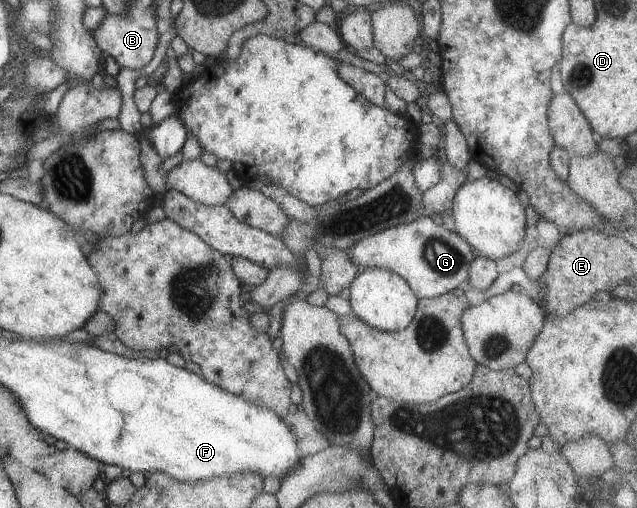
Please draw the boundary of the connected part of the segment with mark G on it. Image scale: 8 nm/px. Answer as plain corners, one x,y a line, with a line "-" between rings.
420,217
412,222
390,227
376,234
364,237
355,242
347,253
359,272
371,268
388,269
399,274
410,285
412,292
420,299
431,299
464,287
469,277
470,263
474,260
472,247
457,233
436,225
431,218

